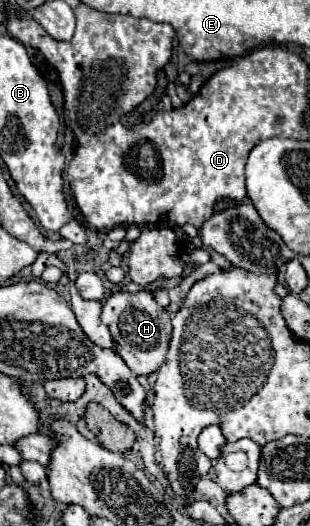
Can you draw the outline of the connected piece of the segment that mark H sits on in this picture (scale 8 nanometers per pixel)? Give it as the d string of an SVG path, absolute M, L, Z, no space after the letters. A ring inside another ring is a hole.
M115 292L103 302L101 320L107 324L113 340L115 352L125 360L133 374L157 372L165 362L165 354L169 348L171 336L171 316L169 312L159 306L151 292Z

